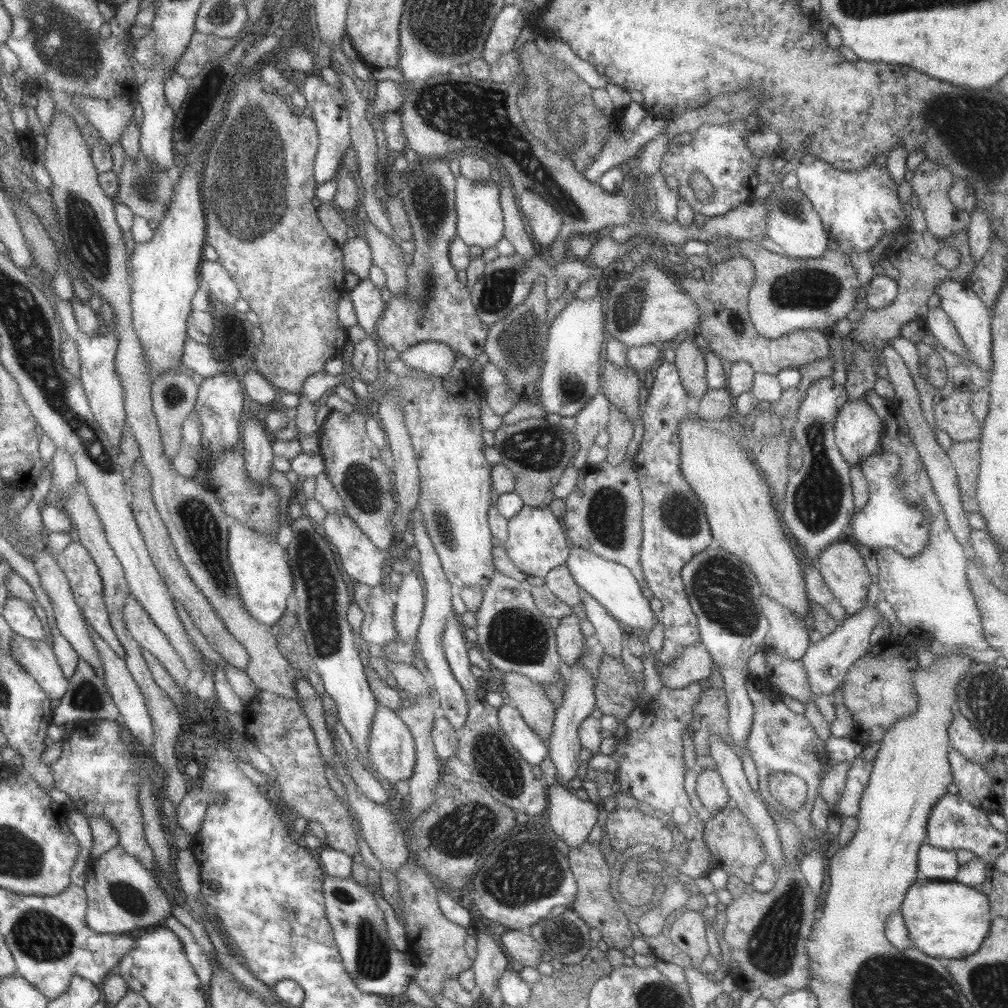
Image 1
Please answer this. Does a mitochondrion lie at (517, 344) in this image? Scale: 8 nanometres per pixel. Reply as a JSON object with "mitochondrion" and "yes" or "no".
{"mitochondrion":"yes"}

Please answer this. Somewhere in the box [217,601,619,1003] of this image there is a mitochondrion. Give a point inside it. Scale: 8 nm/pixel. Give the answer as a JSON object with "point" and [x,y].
{"point":[527,869]}

